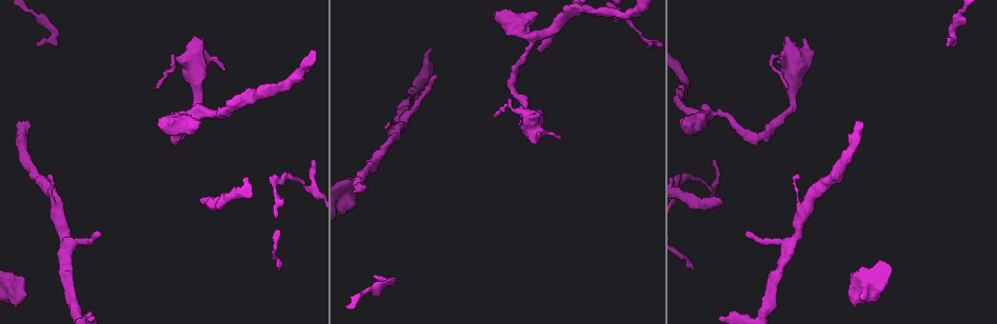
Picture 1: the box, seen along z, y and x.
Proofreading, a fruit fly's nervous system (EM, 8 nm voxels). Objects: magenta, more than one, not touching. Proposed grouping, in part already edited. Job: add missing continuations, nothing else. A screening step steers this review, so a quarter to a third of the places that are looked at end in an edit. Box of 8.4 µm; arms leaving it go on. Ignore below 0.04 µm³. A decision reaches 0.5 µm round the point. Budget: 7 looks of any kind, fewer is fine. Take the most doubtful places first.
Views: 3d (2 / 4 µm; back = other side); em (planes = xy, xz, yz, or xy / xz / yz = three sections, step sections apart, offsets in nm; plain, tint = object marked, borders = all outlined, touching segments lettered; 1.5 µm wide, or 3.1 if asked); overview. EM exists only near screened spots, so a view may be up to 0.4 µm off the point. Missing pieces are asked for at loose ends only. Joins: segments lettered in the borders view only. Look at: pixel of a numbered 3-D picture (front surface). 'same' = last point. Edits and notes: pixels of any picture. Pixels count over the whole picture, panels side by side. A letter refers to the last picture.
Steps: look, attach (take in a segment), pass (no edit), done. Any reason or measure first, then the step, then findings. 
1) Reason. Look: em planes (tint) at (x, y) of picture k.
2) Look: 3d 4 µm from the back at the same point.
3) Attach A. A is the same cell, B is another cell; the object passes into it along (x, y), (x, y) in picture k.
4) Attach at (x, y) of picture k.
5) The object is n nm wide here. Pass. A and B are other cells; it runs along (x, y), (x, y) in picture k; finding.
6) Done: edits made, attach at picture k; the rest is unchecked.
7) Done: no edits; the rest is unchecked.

An open end. Look: 3d 4 µm at (27, 293) of picture 1.

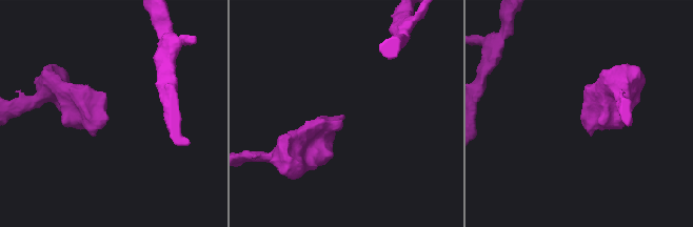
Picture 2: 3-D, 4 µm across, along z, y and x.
Now the EM. Look: em planes (borders) at (343, 116) of picture 2.

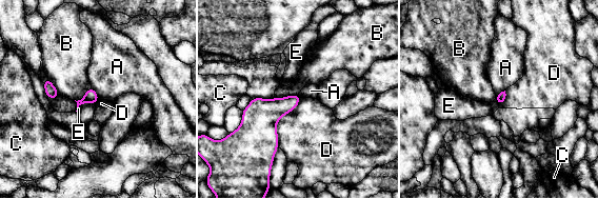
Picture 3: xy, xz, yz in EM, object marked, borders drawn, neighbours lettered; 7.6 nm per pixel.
Pass. A, B, C, D and E are other cells; none of them fits.

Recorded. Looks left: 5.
Thin end. Look: 3d 4 µm at (223, 68) of picture 1.

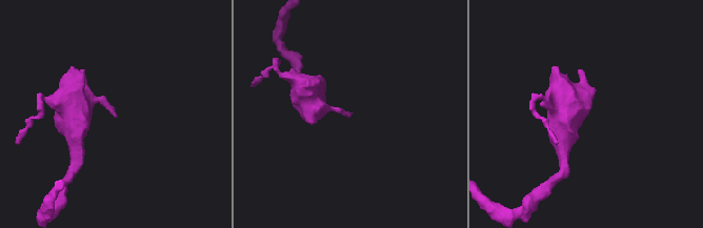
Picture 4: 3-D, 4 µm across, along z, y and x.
Need the tissue. Look: em xz step 4 (plain) at (116, 114) of picture 4.

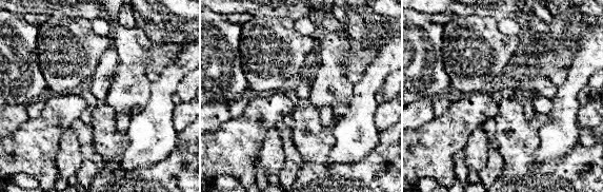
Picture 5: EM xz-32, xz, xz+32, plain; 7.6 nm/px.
See the neighbours. Look: em xz step 4 (borders) at the same point.

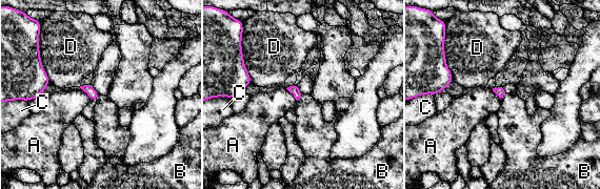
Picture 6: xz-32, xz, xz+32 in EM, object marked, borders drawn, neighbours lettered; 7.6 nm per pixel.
Pass. A, B, C and D are other cells; a border runs along (301, 95), (297, 101) in picture 6; no lettered segment goes on from it.

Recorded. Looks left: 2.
An open end. Look: em xy step 4 (borders) at (497, 15) of picture 1.

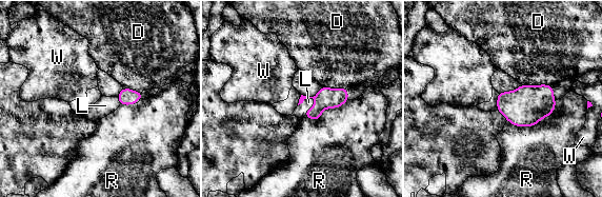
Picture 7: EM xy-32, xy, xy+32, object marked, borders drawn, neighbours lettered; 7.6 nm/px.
Attach L. L is the same cell, D, R and W are other cells; the object passes into it along (325, 98), (312, 106), (308, 102) in picture 7; the cell continues.

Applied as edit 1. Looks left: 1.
Done: edits made, attach at picture 7; the rest is unchecked.

